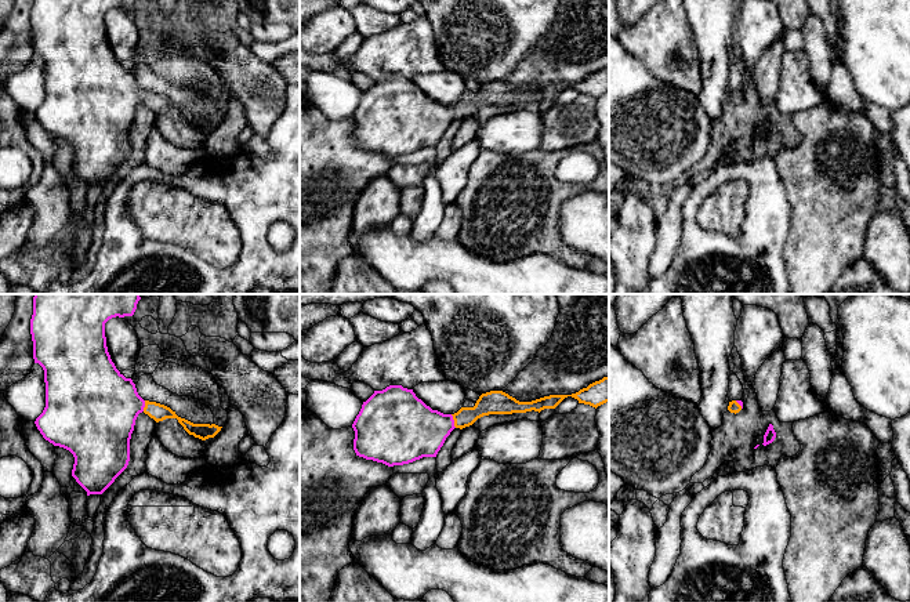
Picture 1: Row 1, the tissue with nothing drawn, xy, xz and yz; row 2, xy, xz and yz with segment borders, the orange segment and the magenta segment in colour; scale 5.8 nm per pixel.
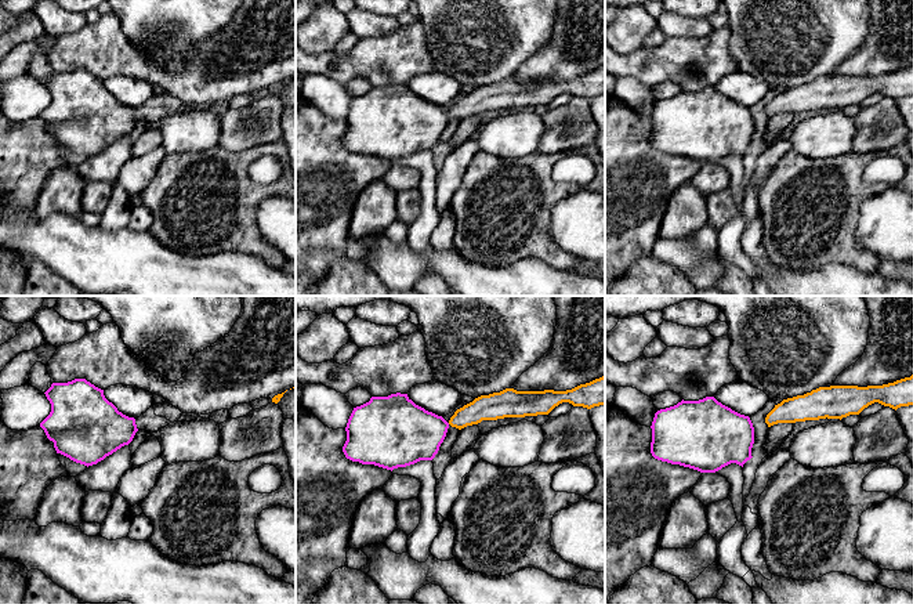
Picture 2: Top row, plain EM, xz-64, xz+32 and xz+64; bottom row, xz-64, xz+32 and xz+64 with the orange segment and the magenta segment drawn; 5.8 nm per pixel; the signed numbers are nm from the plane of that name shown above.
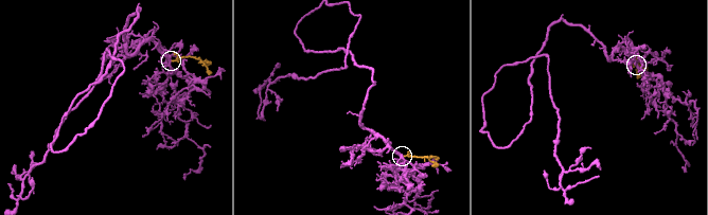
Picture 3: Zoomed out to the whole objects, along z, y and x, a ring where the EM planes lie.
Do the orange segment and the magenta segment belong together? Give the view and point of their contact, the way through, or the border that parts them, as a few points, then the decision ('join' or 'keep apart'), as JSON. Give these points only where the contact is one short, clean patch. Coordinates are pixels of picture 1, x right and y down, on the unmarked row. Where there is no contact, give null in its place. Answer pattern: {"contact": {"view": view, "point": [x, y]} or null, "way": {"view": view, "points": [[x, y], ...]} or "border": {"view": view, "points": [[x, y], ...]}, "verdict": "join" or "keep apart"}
{"contact": {"view": "xz", "point": [454, 112]}, "way": {"view": "xz", "points": [[492, 93], [454, 112], [427, 120], [413, 120]]}, "verdict": "join"}

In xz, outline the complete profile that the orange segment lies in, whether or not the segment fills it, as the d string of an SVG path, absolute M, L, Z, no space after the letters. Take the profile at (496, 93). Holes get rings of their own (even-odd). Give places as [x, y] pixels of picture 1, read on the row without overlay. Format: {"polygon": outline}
{"polygon": "M609 68L590 75L572 86L550 86L532 93L519 93L503 81L482 84L474 98L461 98L454 105L432 101L413 80L389 76L362 95L352 119L354 141L366 150L388 157L403 156L423 148L436 148L454 119L472 116L489 105L512 105L555 99L565 88L598 98L609 93Z"}

